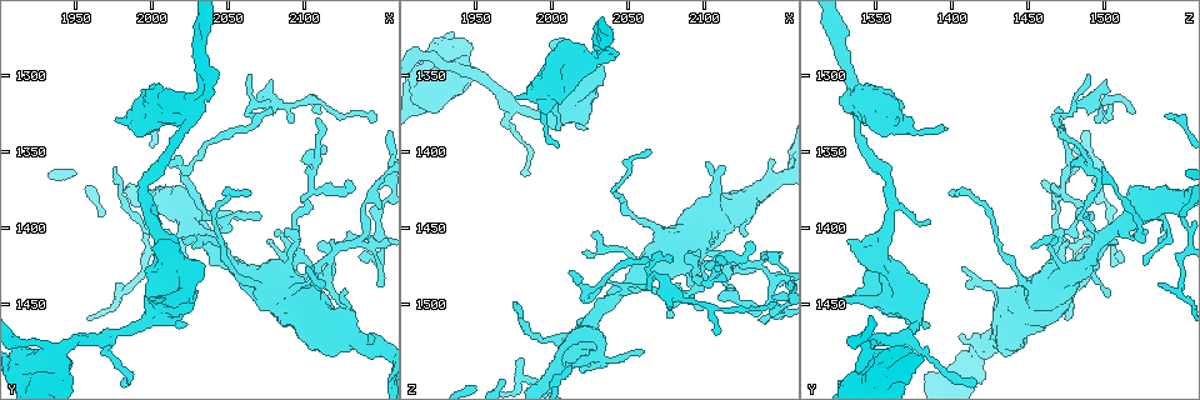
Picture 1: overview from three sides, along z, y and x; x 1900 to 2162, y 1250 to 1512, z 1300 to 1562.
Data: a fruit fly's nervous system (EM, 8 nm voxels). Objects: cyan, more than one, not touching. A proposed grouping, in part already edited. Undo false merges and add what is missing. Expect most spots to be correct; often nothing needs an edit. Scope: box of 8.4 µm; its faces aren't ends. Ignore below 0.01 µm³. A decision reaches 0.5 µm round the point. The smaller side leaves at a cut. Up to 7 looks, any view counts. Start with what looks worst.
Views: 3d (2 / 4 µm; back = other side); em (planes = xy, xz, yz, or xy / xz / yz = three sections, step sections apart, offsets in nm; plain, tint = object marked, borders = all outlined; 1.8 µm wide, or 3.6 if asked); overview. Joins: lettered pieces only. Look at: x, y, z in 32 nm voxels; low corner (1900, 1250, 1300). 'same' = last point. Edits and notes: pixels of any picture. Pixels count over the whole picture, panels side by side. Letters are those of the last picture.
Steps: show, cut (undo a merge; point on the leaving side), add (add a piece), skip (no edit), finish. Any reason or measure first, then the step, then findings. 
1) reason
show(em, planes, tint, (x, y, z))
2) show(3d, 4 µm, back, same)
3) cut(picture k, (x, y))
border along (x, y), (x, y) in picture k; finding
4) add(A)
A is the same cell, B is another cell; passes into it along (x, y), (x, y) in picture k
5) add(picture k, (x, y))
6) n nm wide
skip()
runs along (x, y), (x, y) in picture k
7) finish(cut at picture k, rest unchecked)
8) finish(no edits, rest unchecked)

thin arm on a thick one
show(3d, 4 µm, (2000, 1382, 1544))

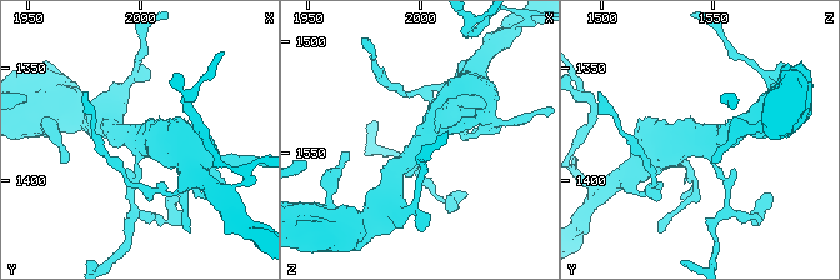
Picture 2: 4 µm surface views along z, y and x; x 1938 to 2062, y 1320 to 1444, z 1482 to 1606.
now the EM
show(em, xy, step 16, tint, (2001, 1385, 1545))

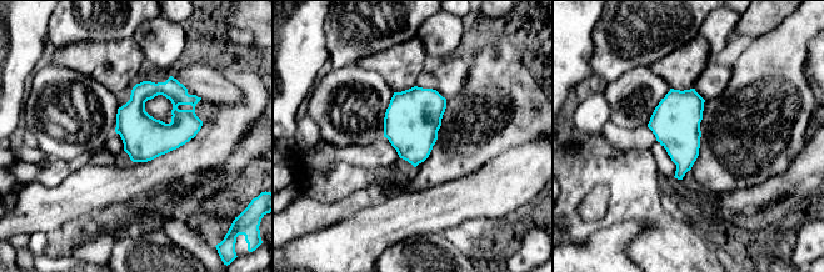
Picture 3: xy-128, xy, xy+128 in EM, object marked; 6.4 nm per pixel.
another direction
show(em, planes, borders, same)

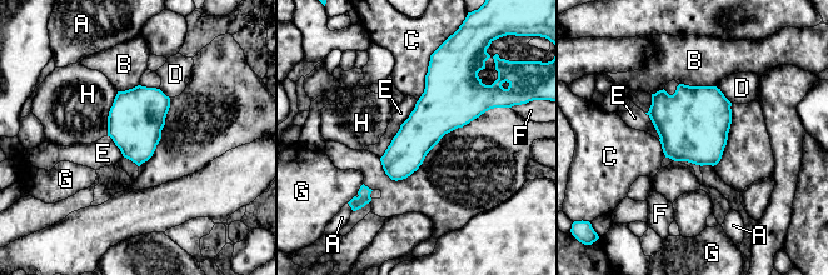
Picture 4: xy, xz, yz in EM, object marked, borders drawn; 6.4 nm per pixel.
skip()
A, B, C, D, E, F, G and H are other cells; border along (418, 100), (380, 158) in picture 4; one neuron here

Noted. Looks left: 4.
thick turns thin
show(em, yz, step 4, tint, (2010, 1414, 1348))

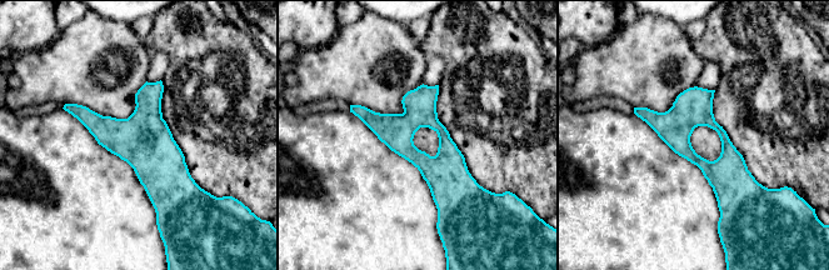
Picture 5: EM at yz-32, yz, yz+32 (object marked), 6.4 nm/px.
cut it another way
show(em, planes, borders, same)

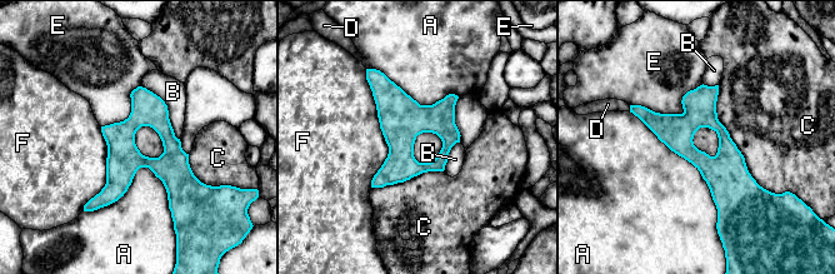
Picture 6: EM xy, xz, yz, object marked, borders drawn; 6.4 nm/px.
220 nm wide; A touches over 950 nm
skip()
A, B, C, D, E and F are other cells; continuous, no second neuron

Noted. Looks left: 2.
show(em, 3.6 µm, planes, borders, (2058, 1428, 1480))

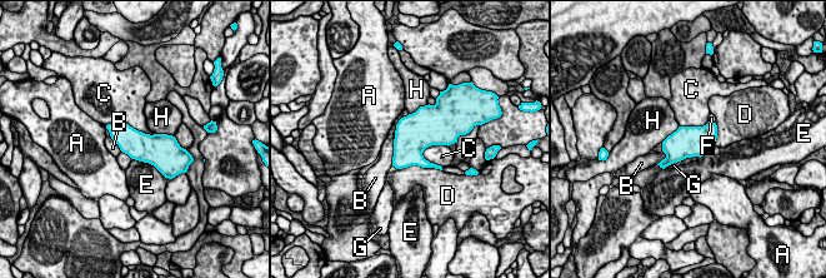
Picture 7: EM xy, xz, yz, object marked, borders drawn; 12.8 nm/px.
skip()
A, B, C, D, E, F, G and H are other cells; one neuron here

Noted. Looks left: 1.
finish(no edits, rest unchecked)

